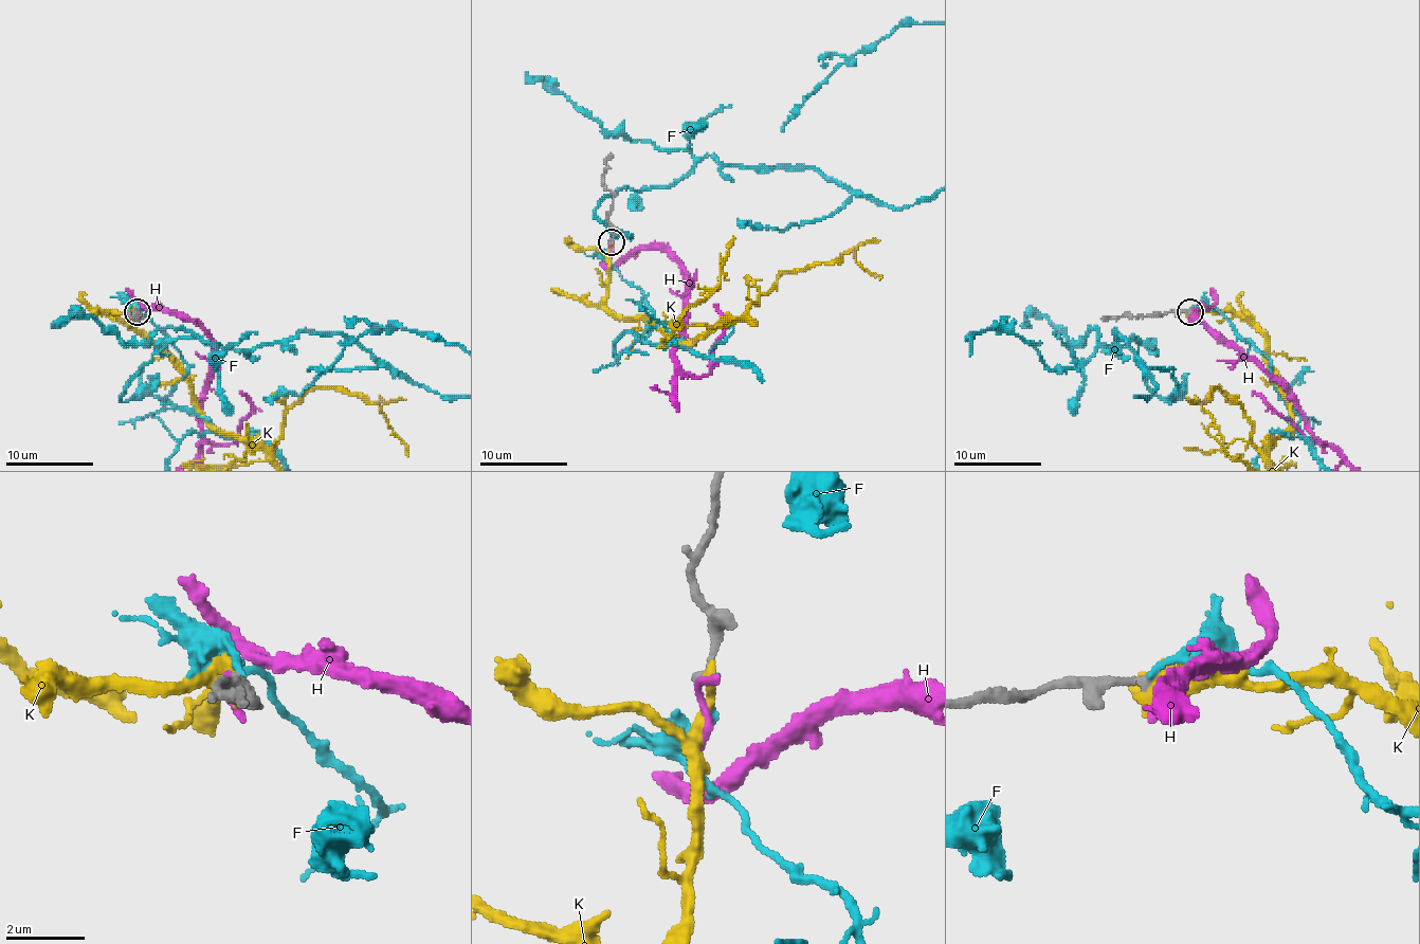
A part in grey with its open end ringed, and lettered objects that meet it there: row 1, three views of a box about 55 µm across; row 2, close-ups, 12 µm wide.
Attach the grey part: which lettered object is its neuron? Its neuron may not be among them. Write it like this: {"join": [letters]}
{"join": ["K"]}

